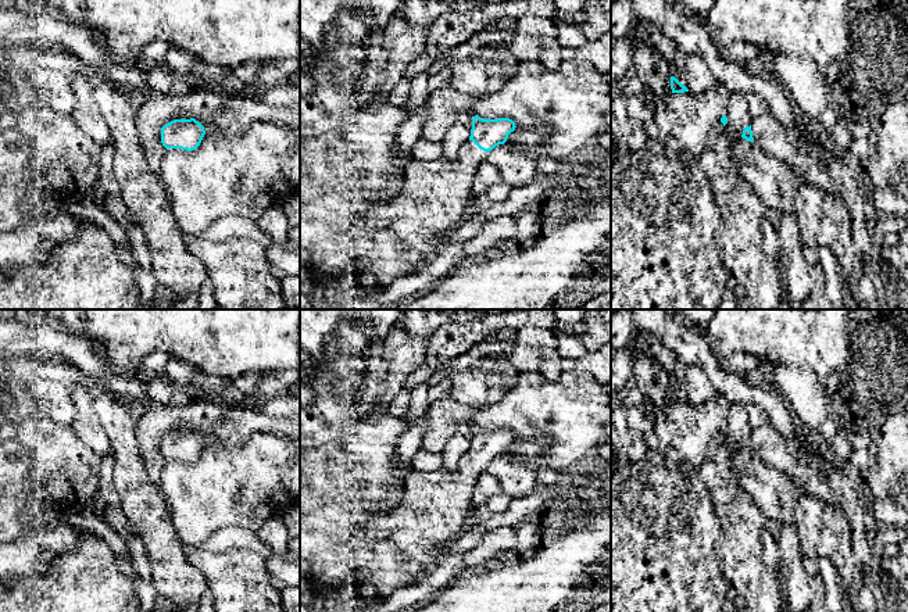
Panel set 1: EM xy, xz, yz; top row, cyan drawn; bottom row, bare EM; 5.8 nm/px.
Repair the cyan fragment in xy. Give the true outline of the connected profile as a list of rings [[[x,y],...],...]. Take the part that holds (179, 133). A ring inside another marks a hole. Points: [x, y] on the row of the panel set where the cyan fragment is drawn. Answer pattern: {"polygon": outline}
{"polygon": [[[174,119],[161,128],[161,143],[165,148],[196,150],[205,135],[204,126],[190,119]]]}

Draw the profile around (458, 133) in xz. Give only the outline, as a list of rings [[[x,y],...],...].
[[[458,114],[454,124],[448,129],[443,140],[443,157],[453,160],[460,153],[461,147],[469,140],[472,129],[471,114]]]

